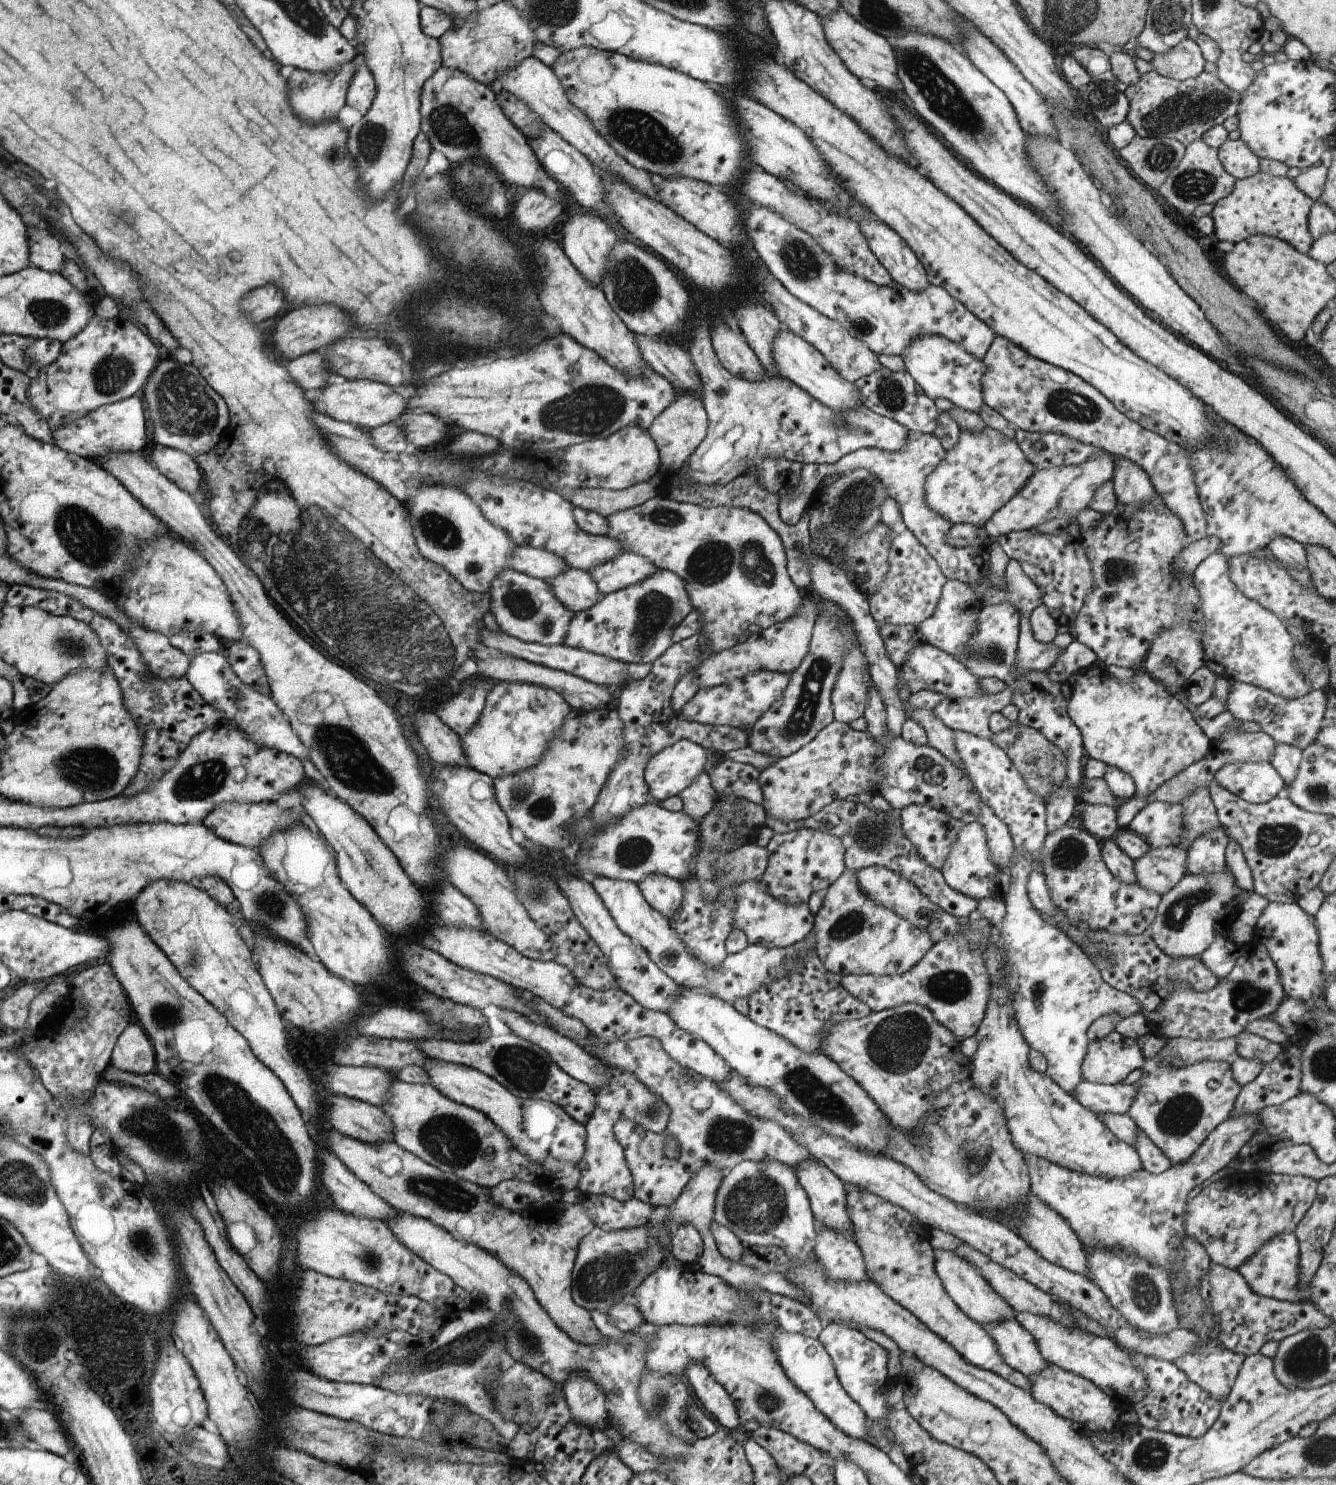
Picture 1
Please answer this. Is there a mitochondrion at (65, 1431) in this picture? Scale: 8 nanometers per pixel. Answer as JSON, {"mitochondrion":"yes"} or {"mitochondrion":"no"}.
{"mitochondrion":"no"}

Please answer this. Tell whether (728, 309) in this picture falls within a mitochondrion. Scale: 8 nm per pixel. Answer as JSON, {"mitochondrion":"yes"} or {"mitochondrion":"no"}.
{"mitochondrion":"no"}

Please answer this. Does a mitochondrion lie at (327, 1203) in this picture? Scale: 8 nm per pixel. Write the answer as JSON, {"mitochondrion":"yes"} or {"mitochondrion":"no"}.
{"mitochondrion":"no"}

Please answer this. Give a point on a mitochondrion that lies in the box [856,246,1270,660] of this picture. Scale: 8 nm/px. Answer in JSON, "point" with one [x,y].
{"point":[1069,406]}

